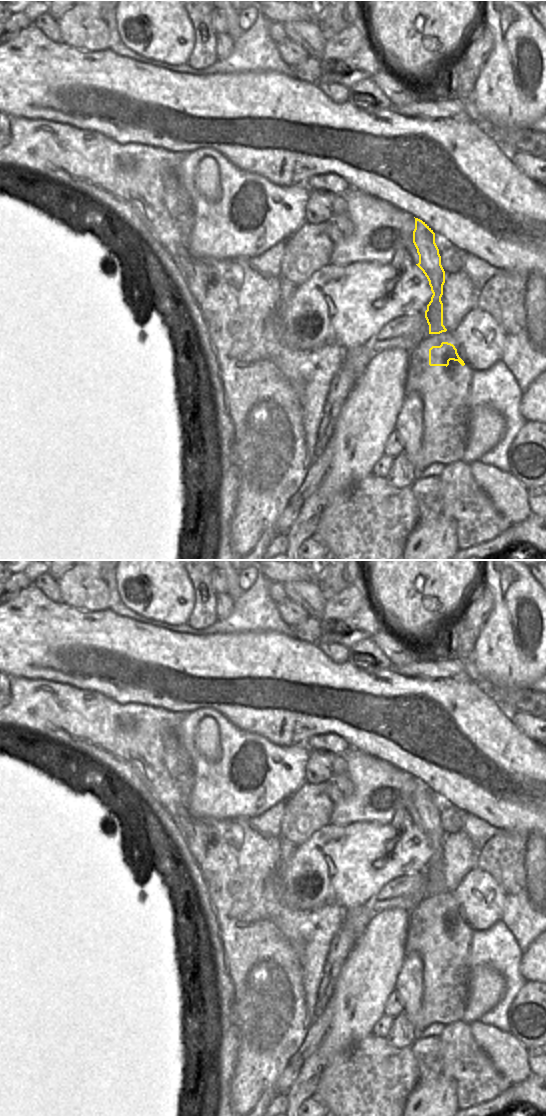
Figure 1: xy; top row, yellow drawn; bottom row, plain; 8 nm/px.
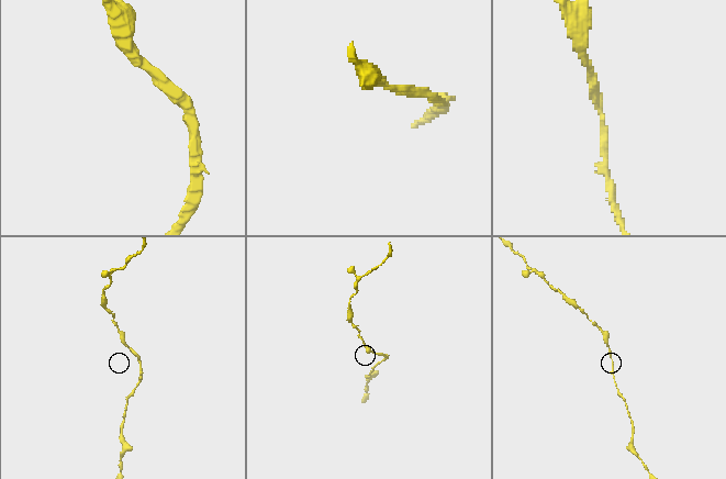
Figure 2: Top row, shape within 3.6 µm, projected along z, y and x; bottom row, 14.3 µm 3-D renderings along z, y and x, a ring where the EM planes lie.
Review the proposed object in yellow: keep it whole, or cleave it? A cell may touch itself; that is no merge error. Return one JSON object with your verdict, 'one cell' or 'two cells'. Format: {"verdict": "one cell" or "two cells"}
{"verdict": "one cell"}

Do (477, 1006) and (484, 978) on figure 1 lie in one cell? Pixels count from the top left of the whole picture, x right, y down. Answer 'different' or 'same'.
same

